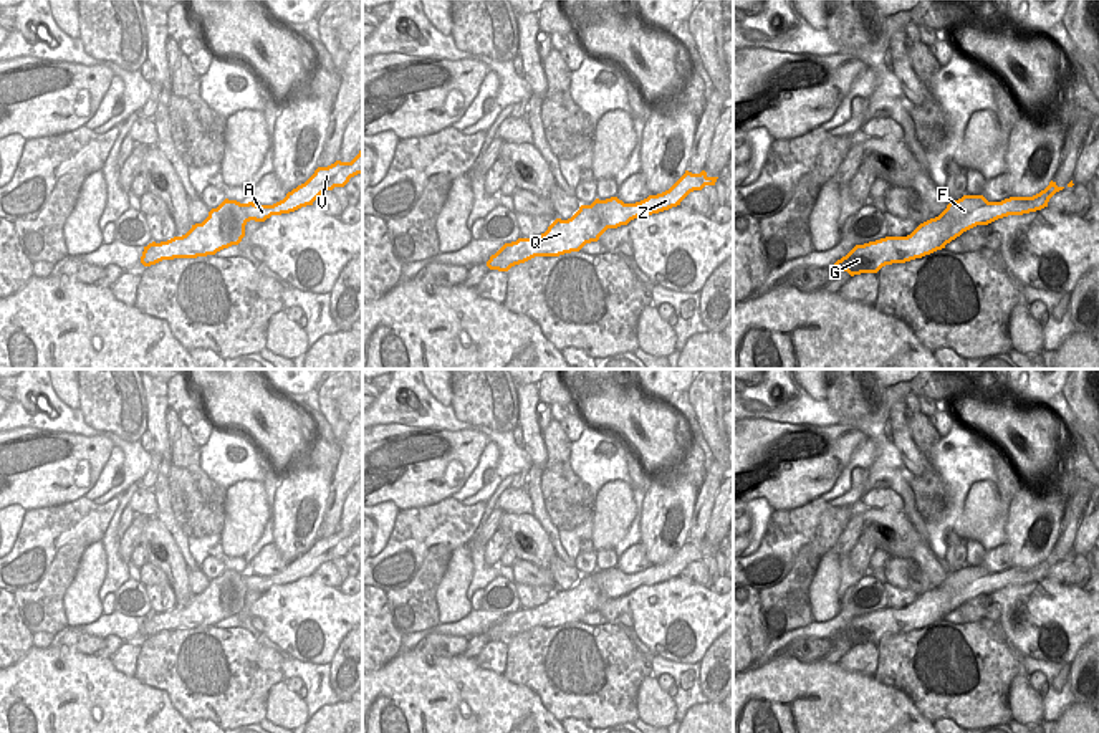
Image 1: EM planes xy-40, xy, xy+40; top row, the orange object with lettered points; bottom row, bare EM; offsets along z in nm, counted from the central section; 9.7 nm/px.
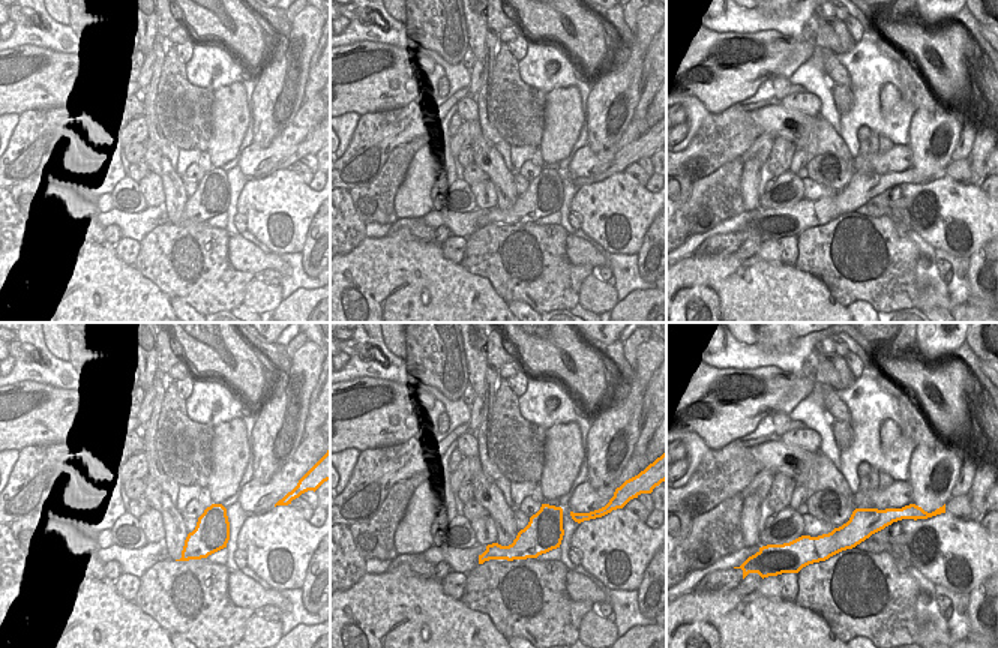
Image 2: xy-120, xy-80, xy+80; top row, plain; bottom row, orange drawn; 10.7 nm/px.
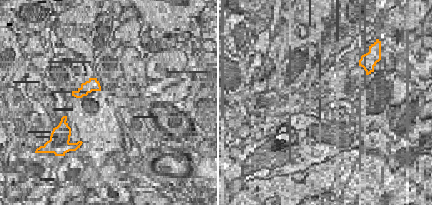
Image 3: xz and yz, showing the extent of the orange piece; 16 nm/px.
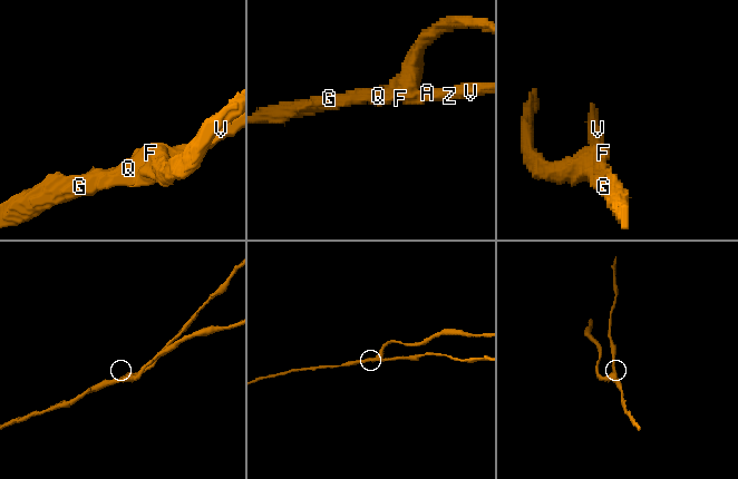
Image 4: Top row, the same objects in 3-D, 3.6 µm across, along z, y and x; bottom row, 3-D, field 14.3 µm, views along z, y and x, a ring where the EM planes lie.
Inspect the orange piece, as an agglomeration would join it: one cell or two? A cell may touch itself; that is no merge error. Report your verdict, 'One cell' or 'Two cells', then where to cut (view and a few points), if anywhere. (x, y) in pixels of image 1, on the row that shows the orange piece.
Two cells. Split along xy (555, 220), (570, 224), (591, 209), (609, 227)

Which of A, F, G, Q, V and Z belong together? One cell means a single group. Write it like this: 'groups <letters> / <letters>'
groups A F V Z / G Q

